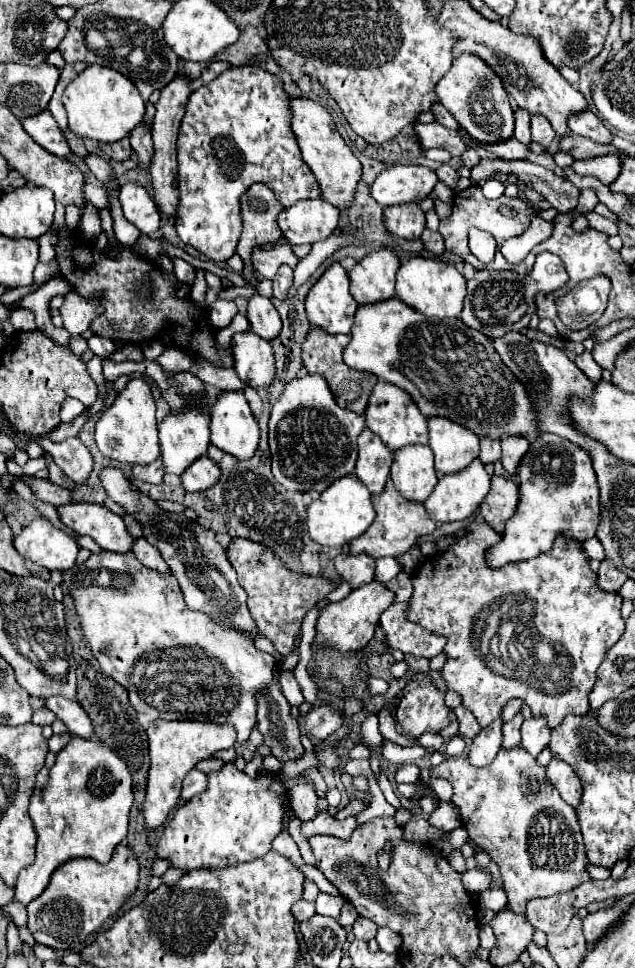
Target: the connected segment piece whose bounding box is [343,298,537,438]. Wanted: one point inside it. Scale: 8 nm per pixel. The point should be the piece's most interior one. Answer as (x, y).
(449, 370)

